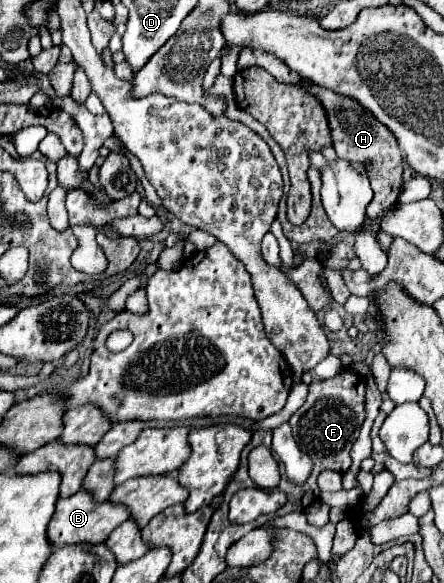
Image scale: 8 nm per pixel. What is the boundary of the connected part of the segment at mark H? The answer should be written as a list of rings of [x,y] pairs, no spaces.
[[[304,79],[312,93],[322,101],[326,113],[328,113],[328,121],[330,121],[330,129],[332,129],[332,141],[334,141],[334,149],[338,155],[346,155],[346,159],[356,161],[356,163],[370,163],[370,183],[374,189],[374,199],[370,203],[370,207],[376,207],[376,219],[384,215],[386,209],[392,207],[392,203],[398,199],[398,193],[402,189],[402,151],[396,145],[396,139],[392,137],[392,133],[378,123],[364,107],[360,107],[354,99],[336,95],[334,91],[328,91],[324,87],[318,87],[314,83],[310,83],[308,79]]]

